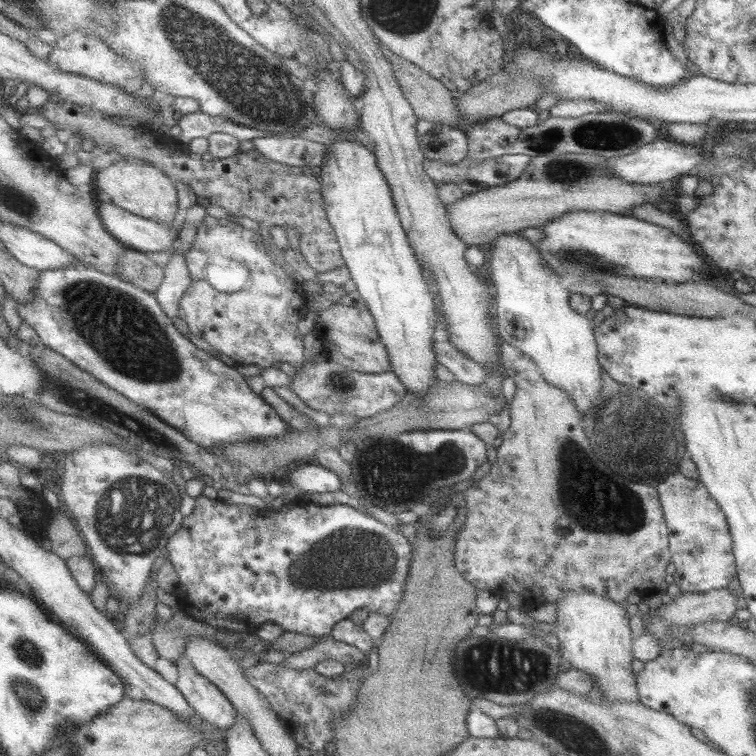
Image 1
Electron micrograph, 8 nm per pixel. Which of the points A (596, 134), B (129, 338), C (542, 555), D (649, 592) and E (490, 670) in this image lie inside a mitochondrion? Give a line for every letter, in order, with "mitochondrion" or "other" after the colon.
A: mitochondrion
B: mitochondrion
C: other
D: other
E: mitochondrion

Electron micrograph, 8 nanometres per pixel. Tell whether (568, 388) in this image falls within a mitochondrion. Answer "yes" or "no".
no

